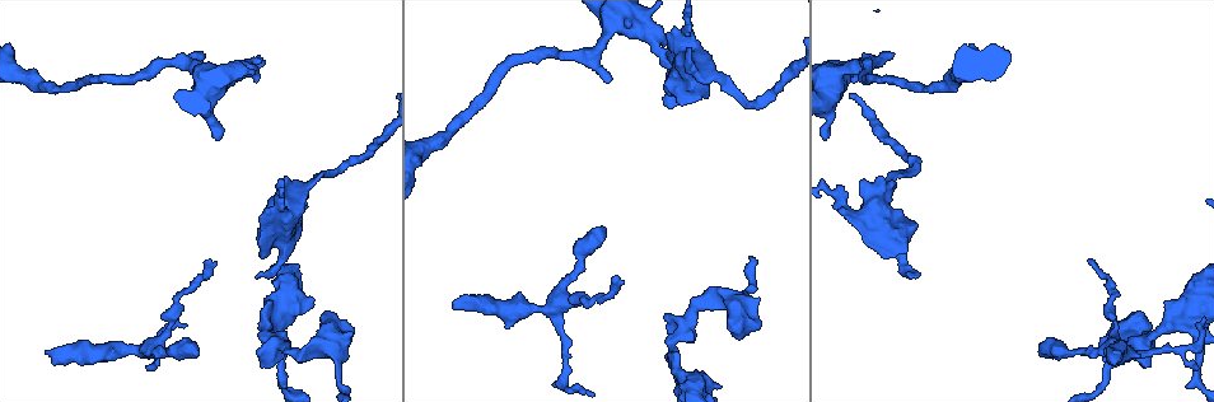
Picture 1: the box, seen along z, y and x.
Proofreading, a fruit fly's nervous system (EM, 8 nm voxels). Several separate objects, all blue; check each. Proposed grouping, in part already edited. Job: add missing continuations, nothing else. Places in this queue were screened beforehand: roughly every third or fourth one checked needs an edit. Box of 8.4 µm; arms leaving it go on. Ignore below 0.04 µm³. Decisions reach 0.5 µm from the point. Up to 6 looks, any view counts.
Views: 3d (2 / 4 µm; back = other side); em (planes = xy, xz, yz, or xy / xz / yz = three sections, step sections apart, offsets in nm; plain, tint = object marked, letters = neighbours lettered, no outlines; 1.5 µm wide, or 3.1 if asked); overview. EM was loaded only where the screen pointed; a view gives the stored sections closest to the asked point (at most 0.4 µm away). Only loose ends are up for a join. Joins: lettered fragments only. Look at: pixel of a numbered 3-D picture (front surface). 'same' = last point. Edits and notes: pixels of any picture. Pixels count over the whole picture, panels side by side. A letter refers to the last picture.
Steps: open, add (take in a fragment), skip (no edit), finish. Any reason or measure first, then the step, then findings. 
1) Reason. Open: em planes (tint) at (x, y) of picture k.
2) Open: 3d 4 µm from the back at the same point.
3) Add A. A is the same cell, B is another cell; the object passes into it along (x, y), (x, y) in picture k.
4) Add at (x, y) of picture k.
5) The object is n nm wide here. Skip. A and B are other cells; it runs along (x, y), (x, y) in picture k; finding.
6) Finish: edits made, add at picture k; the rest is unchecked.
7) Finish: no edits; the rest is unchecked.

Thick end. Open: 3d 4 µm at (452, 307) of picture 1.

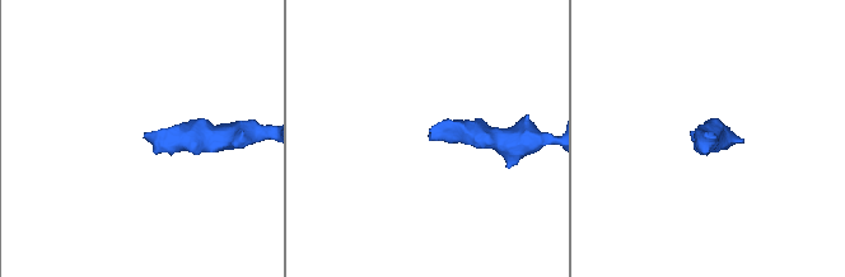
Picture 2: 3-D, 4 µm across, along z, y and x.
Need the tissue. Open: em xz step 8 (tint) at (431, 140) of picture 2.

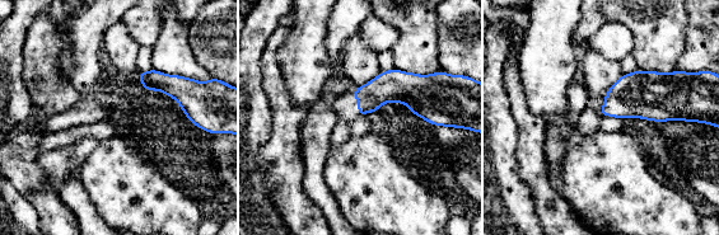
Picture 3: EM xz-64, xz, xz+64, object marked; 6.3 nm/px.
Open: em planes (letters) at the same point.

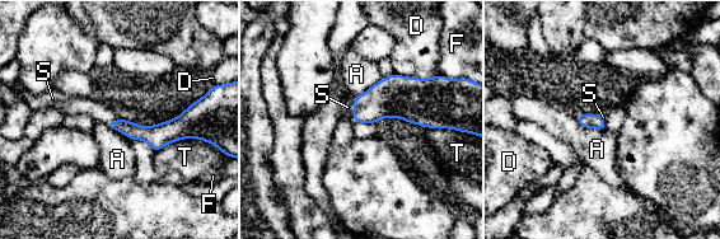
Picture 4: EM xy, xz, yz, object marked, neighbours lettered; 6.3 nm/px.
Add S. S is the same cell, A, D, F and T are other cells; the object passes into it along (391, 97), (354, 111), (347, 107) in picture 4; the neuron continues.

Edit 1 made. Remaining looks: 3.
Open: em yz step 4 (letters) at (263, 274) of picture 1.

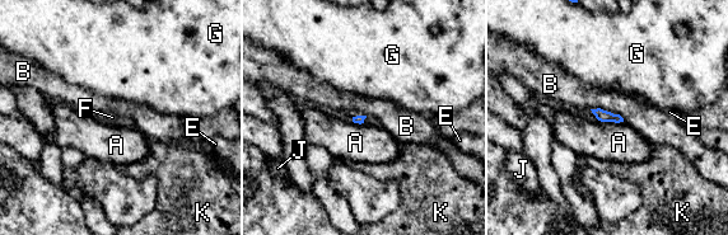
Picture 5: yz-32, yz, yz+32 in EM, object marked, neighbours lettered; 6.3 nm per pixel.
Open: em planes (letters) at the same point.

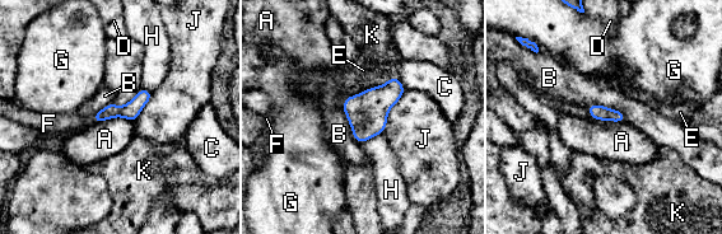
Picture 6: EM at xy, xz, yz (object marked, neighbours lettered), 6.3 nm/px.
Add F. F is the same cell, A, B, C, D, E, G, H, J and K are other cells; the object passes into it along (130, 111), (93, 118), (55, 123) in picture 6; it goes on there.

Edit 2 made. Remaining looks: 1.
Finish: edits made, add at picture 4, add at picture 6; the rest is unchecked.

